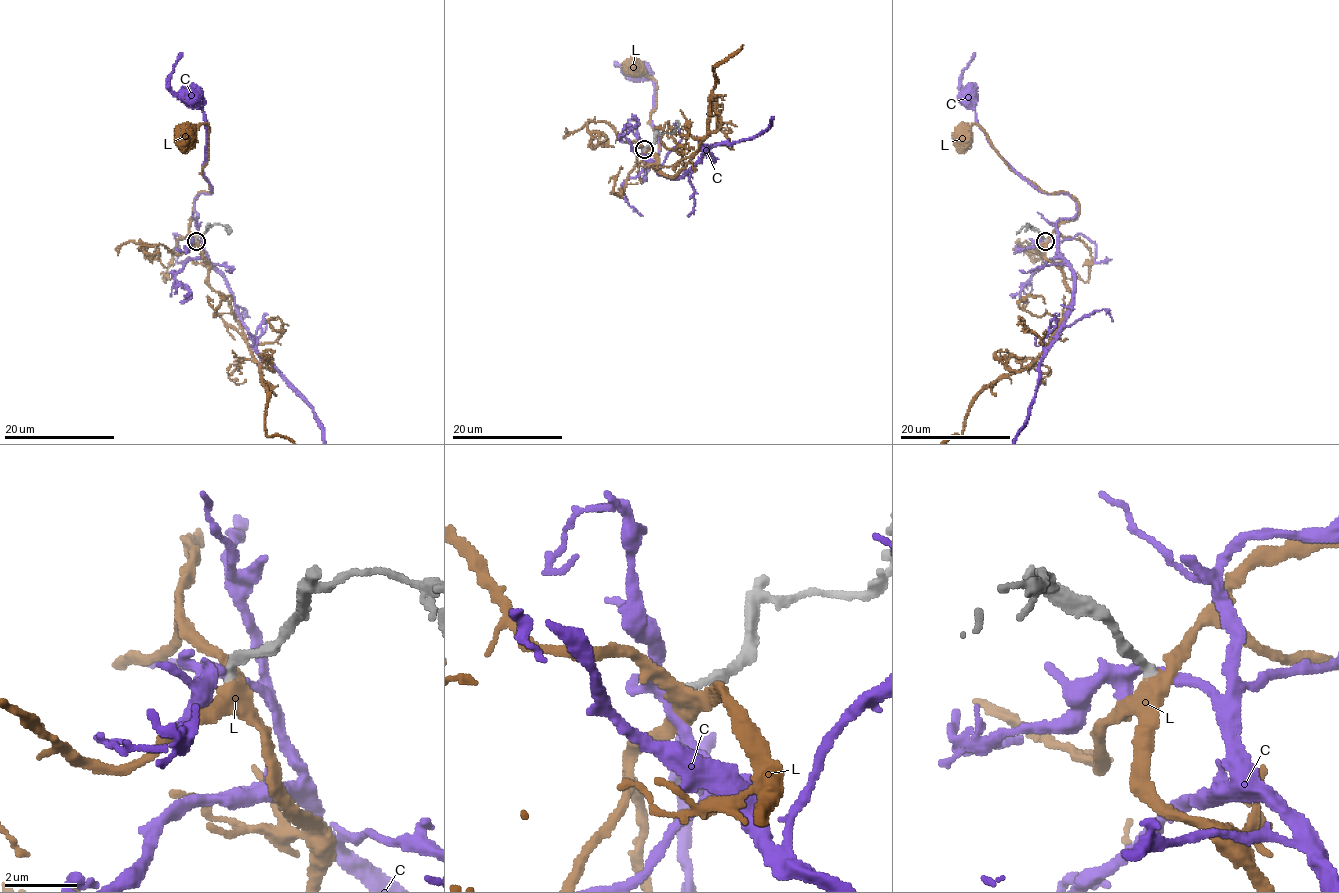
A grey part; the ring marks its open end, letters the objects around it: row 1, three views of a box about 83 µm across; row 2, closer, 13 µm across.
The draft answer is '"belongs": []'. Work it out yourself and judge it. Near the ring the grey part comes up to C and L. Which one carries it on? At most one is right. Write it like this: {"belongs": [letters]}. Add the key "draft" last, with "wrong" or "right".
{"belongs": ["L"], "draft": "wrong"}

